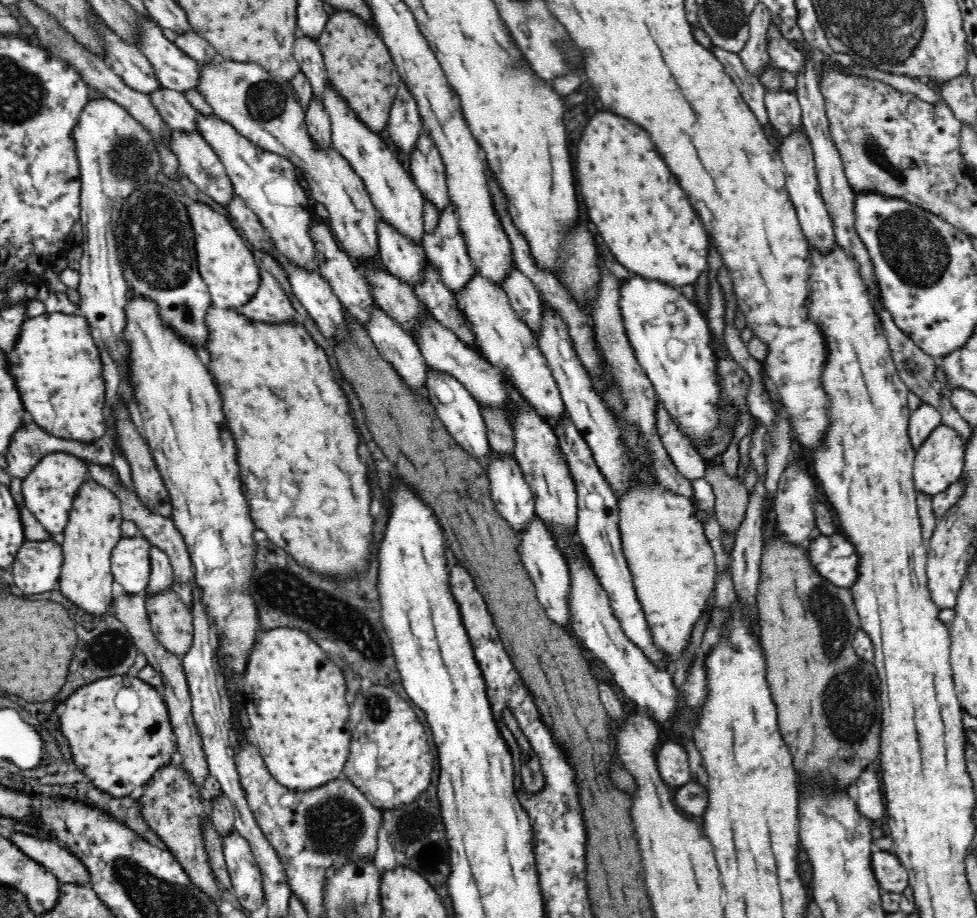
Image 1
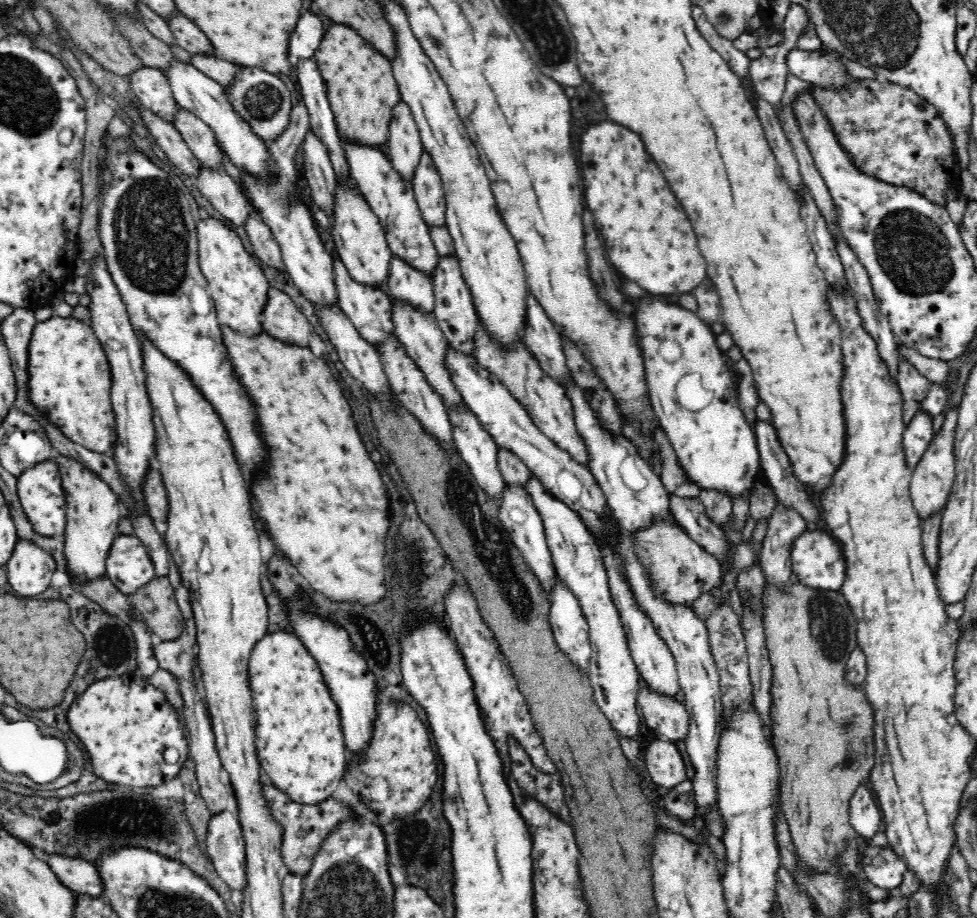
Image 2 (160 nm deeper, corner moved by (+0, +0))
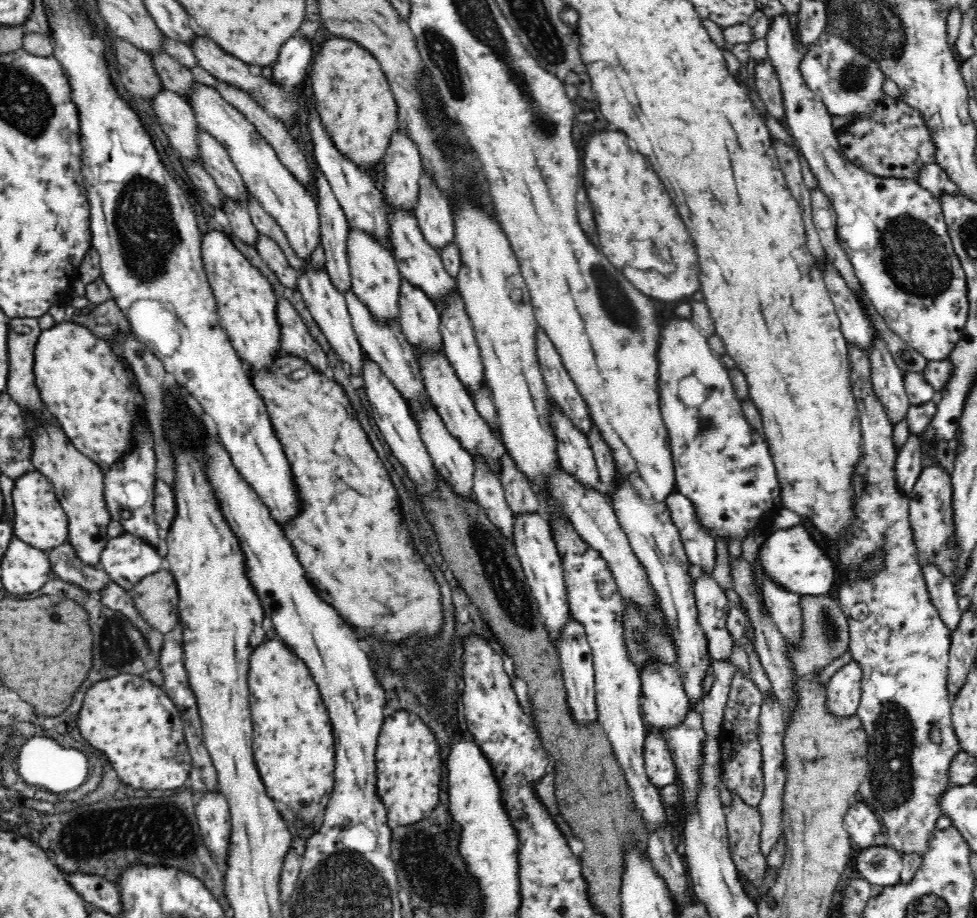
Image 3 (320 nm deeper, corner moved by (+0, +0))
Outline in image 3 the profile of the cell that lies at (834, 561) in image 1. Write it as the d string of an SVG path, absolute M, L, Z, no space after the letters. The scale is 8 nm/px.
M796 525L787 529L777 529L759 549L762 569L786 589L799 595L825 595L836 584L838 566L828 554L826 548L812 536L812 532L803 525Z

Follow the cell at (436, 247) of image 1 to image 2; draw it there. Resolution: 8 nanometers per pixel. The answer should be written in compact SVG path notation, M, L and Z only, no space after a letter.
M455 252L449 255L439 255L430 278L434 285L435 294L432 311L438 319L444 337L452 348L471 353L471 350L474 349L474 334L476 334L478 315L476 307L474 307L474 297L472 297L472 291L464 279L458 255Z

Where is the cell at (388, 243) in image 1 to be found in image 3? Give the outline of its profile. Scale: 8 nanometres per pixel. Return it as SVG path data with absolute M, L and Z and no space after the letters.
M406 278L399 282L397 321L410 345L417 344L426 351L443 349L440 332L439 307L422 287Z

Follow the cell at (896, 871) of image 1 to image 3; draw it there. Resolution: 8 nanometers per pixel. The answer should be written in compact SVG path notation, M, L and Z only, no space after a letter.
M889 845L863 848L856 859L860 874L874 886L890 887L901 883L902 854Z

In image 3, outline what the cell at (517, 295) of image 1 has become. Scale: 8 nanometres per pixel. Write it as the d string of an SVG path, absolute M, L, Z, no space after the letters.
M536 327L536 356L545 382L546 393L549 398L558 403L558 407L572 419L576 427L584 433L590 430L592 419L588 405L578 391L572 375L564 367L562 357L556 350L553 341L548 337L544 327Z

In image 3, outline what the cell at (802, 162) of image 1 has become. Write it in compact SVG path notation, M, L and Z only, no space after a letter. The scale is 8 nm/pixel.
M827 256L821 263L823 280L832 295L831 299L841 322L843 336L848 342L857 344L863 350L870 352L870 344L874 336L873 329L863 314L858 298Z

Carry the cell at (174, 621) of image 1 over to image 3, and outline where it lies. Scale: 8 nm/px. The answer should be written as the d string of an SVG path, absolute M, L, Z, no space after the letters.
M168 569L144 577L128 593L136 610L155 632L163 635L174 630L179 622L179 594Z

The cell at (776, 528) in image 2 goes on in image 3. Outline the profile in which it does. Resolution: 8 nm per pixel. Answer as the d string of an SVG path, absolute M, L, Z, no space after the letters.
M762 569L762 596L764 604L772 613L778 629L786 643L797 643L801 627L801 610L799 600L801 595L786 589L774 581L766 569Z

